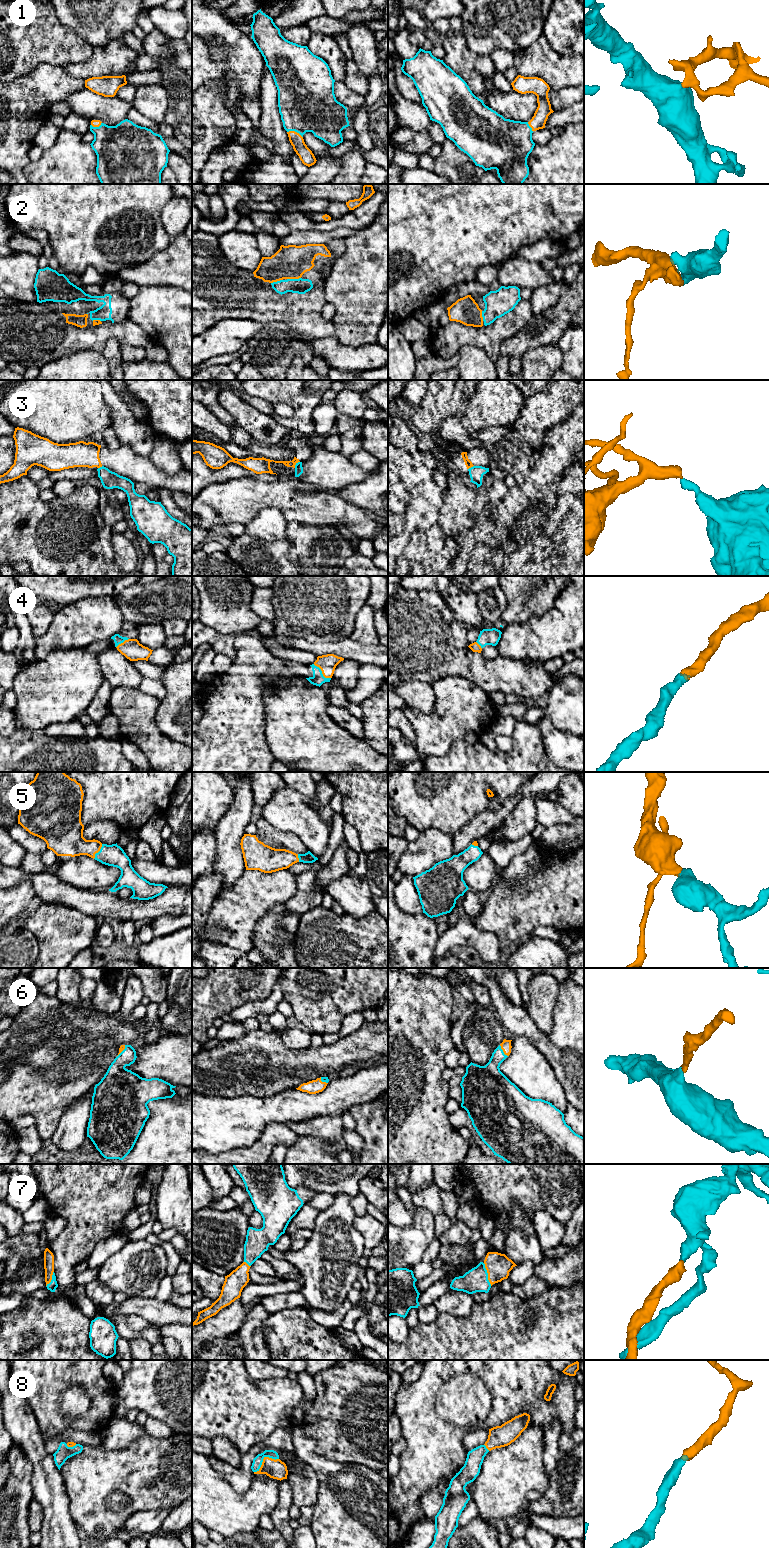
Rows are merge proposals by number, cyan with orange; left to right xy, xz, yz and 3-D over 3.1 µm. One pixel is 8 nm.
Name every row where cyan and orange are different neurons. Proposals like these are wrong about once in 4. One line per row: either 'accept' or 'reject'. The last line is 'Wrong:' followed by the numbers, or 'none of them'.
1: accept
2: accept
3: reject
4: accept
5: accept
6: accept
7: accept
8: accept
Wrong: 3

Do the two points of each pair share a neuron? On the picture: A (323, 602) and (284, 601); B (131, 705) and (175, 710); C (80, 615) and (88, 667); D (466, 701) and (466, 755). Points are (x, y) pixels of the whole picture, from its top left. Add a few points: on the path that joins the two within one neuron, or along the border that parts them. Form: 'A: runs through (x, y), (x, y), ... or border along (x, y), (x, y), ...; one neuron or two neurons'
A: runs through (313, 601), (294, 601); one neuron
B: border along (159, 701), (156, 712), (156, 726), (161, 731); two neurons
C: border along (84, 646), (75, 646), (61, 650); two neurons
D: border along (464, 739), (456, 739), (445, 754); two neurons

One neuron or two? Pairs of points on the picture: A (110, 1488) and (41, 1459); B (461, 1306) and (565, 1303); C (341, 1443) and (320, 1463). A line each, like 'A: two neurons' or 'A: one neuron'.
A: two neurons
B: two neurons
C: two neurons

